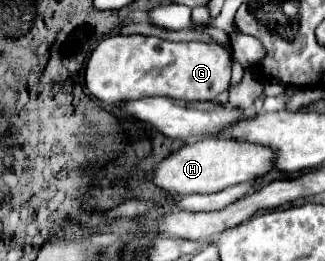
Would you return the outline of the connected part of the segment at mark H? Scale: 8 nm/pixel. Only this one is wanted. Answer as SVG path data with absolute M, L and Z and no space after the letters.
M216 135L216 137L206 137L204 141L186 145L178 153L166 157L160 165L156 165L152 183L172 195L216 193L230 185L252 183L264 177L266 173L274 171L274 161L276 161L276 151L266 145Z

